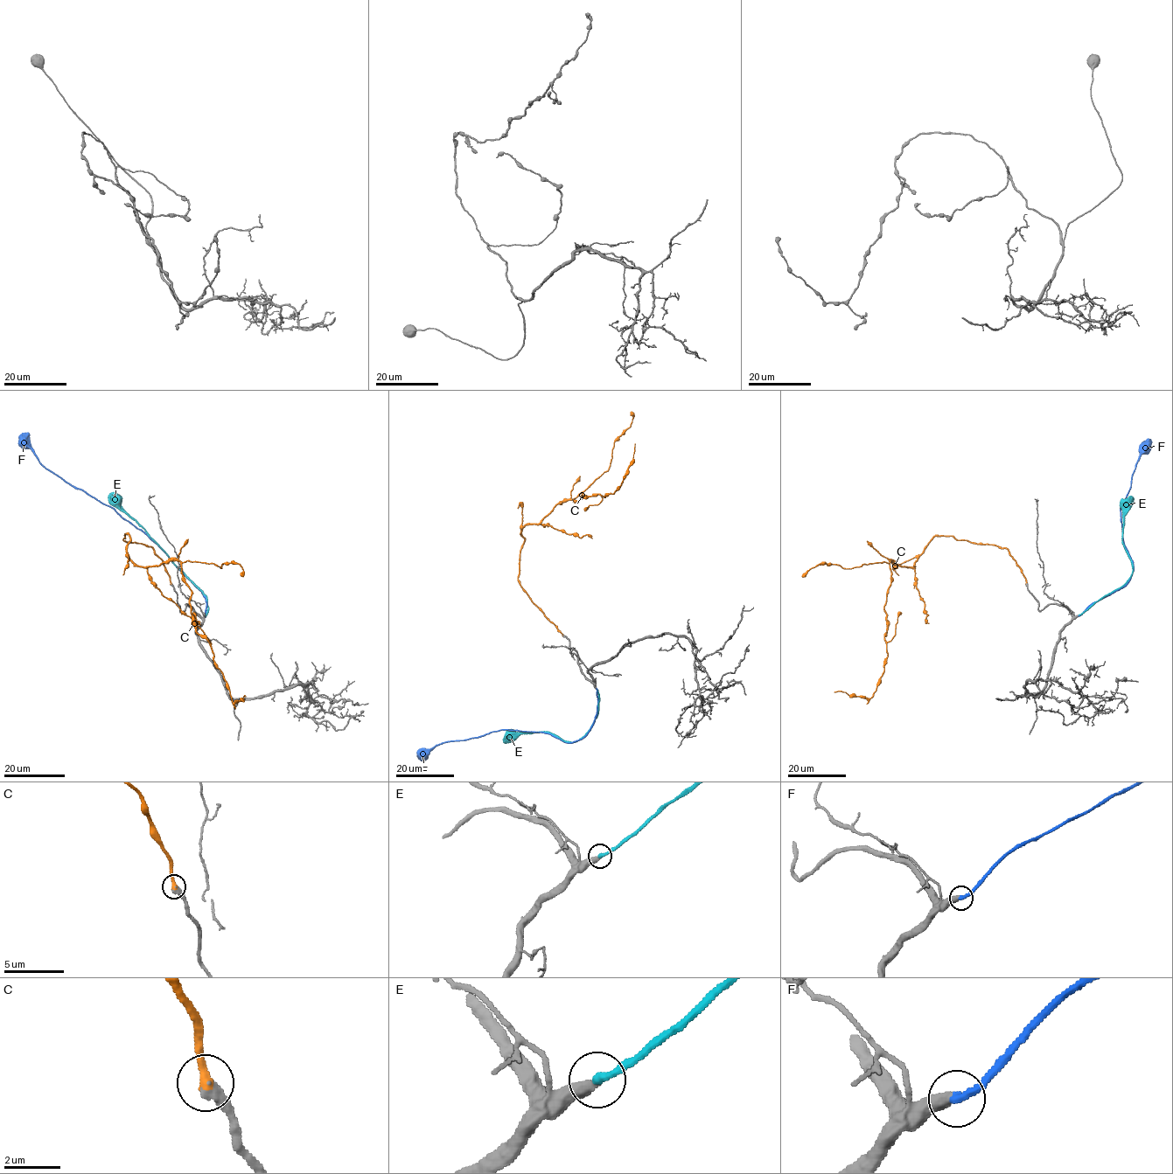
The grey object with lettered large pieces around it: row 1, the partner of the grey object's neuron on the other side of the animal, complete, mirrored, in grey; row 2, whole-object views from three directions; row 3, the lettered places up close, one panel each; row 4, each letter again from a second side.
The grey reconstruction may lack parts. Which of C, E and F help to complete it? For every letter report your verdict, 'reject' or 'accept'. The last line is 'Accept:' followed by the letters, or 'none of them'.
C: accept
E: reject
F: accept
Accept: C, F

